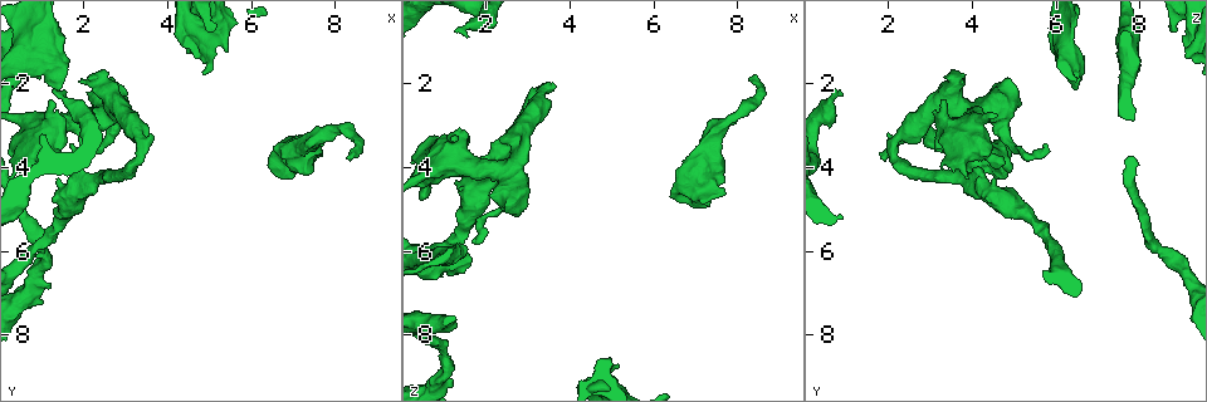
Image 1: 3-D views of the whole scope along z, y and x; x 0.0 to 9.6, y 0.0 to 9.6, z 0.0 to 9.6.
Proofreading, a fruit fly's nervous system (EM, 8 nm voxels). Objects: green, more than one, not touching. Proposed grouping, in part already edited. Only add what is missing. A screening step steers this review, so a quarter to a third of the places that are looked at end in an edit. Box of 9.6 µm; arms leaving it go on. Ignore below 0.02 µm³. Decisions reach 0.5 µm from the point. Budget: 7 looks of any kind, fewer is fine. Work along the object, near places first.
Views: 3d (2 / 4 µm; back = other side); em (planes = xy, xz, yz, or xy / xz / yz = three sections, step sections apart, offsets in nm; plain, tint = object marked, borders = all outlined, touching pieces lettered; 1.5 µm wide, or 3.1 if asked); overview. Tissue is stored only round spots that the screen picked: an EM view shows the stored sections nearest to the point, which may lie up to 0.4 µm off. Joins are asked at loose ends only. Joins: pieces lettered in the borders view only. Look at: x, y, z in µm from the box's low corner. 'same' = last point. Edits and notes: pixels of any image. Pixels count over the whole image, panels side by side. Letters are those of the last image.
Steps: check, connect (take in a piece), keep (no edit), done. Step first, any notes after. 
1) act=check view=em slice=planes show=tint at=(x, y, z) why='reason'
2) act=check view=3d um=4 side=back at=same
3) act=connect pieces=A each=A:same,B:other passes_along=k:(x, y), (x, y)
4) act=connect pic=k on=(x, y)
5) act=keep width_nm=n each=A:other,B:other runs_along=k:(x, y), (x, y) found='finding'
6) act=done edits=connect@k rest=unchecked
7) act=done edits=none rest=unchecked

act=check view=em slice=planes show=tint at=(6.45, 4.05, 4.70) why='free end'

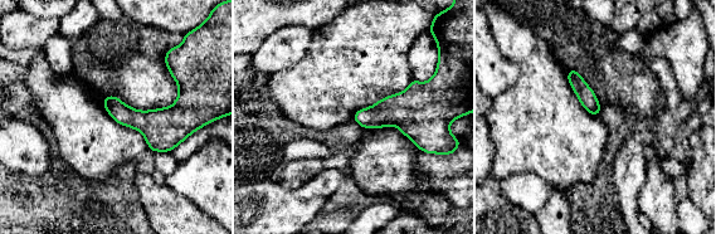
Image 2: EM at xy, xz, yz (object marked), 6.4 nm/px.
act=check view=em slice=planes show=borders at=same

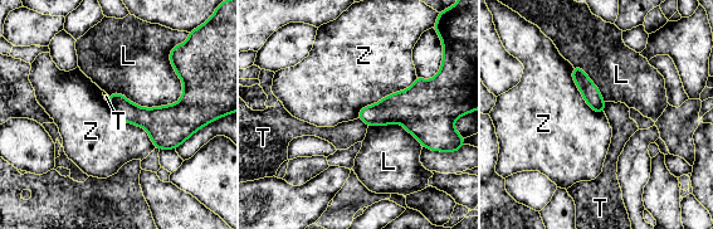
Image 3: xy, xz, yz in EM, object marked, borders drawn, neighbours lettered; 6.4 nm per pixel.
act=keep each=L:other,T:other,Z:other runs_along=3:(575, 69), (601, 110) found='none of them fits'

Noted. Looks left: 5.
act=check view=3d um=4 at=(8.30, 3.85, 2.00) why='long arm stops here'

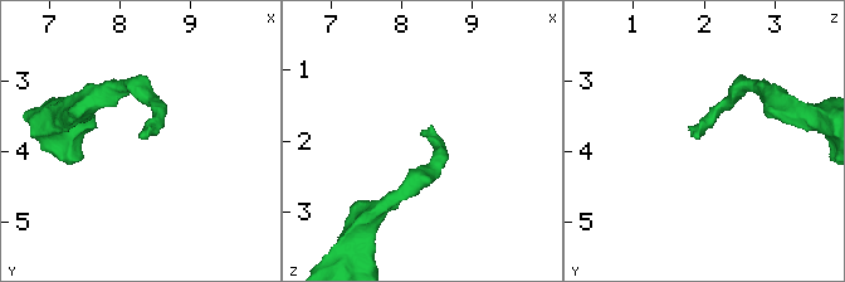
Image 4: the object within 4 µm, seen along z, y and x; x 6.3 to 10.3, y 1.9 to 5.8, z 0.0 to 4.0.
act=check view=em slice=planes show=borders at=(8.35, 3.80, 1.95)

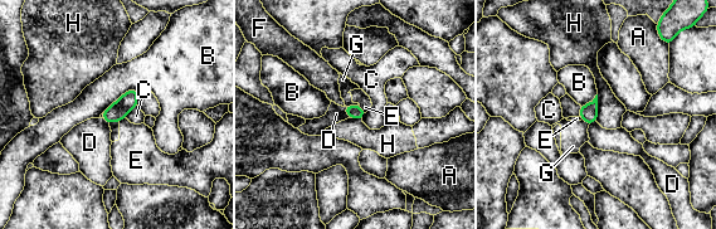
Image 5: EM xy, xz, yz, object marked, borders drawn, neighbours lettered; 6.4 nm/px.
act=connect pieces=F each=A:other,B:other,C:other,D:other,E:other,F:same,G:other,H:other passes_along=5:(589, 112), (580, 111), (570, 108) found='it goes on there'

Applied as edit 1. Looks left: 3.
act=check view=overview why='see it whole again'

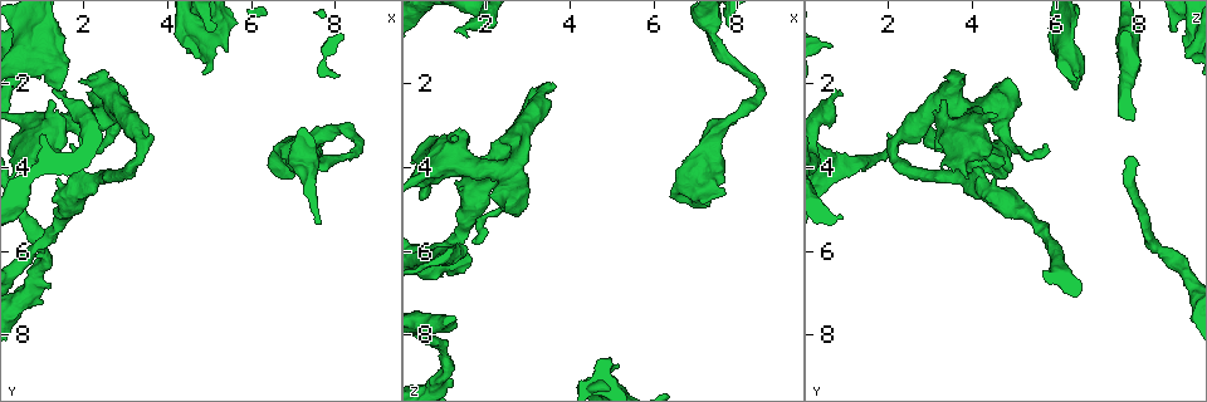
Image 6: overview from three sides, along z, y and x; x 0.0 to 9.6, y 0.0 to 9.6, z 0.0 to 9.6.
act=check view=em slice=yz step=8 show=borders at=(5.15, 0.60, 8.75) why='an open end'

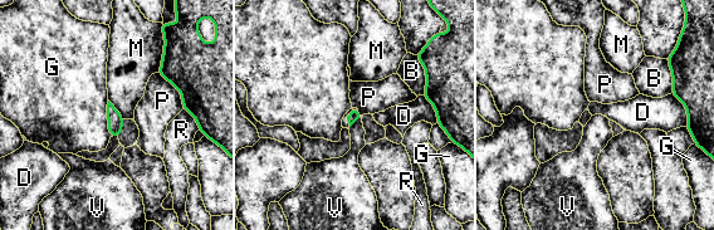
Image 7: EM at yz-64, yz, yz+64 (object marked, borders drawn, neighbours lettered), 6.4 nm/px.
act=check view=em slice=planes show=borders at=same why='another direction'

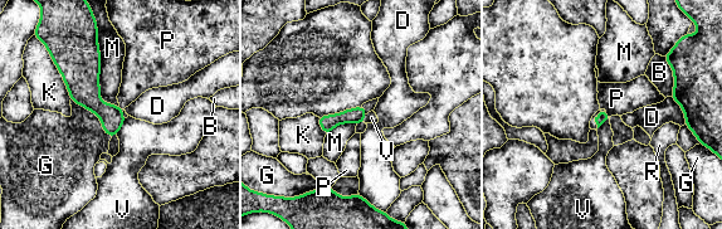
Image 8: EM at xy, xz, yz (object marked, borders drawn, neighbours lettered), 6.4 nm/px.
act=keep each=B:other,D:other,G:other,K:other,M:other,P:other,R:other,V:other border=8:(126, 118), (116, 135) found='no lettered piece goes on from it'

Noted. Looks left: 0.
act=done edits=connect@5 rest=unchecked

